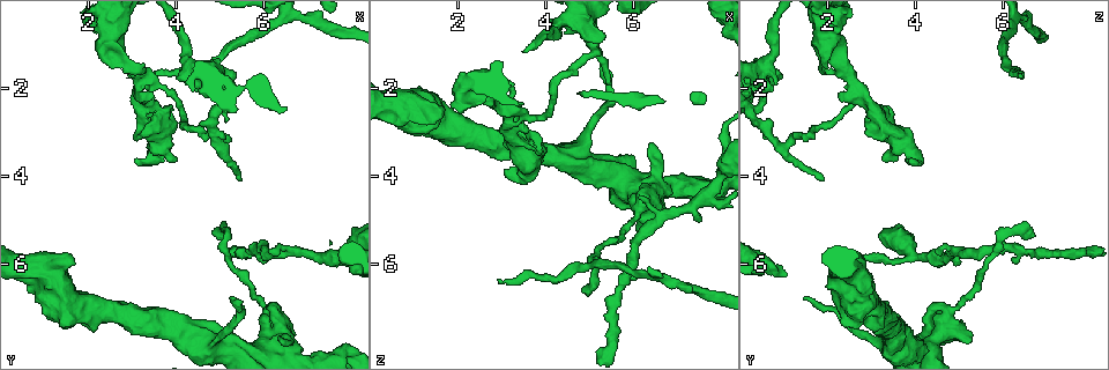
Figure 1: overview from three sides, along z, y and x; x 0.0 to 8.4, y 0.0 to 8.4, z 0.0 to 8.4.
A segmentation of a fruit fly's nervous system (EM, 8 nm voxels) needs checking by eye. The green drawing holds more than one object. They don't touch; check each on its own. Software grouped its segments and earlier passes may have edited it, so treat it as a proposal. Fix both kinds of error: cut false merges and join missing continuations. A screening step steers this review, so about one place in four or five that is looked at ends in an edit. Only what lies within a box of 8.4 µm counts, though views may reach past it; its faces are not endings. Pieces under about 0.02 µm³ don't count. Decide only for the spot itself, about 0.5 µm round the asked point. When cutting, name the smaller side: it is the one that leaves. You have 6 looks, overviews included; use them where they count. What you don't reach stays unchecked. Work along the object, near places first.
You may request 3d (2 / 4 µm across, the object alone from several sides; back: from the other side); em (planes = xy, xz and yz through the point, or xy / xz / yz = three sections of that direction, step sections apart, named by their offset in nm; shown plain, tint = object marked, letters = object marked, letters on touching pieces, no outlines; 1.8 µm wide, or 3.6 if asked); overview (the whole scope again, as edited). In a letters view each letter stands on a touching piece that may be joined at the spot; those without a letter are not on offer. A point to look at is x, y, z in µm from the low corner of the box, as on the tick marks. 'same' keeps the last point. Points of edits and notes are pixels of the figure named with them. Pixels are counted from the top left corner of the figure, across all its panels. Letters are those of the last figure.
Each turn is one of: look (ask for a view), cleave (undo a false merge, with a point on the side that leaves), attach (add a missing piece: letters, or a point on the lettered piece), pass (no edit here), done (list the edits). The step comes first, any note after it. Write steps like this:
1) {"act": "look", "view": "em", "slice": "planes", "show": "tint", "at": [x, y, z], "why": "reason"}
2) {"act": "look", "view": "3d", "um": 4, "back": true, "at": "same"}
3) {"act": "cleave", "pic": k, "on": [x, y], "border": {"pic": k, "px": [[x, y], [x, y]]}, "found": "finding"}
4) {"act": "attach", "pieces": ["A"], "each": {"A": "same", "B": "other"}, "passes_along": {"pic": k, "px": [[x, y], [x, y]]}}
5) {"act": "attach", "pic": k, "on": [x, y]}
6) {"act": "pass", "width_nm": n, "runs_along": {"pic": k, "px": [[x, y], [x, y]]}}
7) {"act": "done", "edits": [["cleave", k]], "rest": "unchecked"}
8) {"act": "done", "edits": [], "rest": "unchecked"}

{"act": "look", "view": "3d", "um": 4, "at": [3.10, 1.70, 2.50], "why": "sudden change in width"}

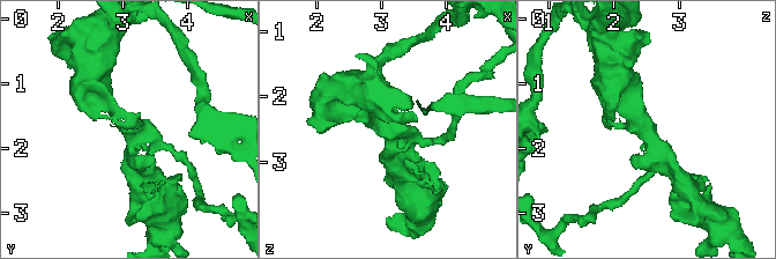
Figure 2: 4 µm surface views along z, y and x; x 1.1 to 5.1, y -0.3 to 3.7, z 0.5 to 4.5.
{"act": "look", "view": "em", "slice": "planes", "show": "letters", "at": [3.10, 1.65, 2.45]}

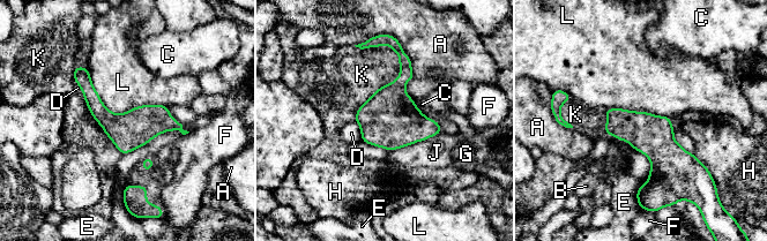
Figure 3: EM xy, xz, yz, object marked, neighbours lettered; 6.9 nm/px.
{"act": "pass", "width_nm": 260, "each": {"A": "other", "B": "other", "C": "other", "D": "other", "E": "other", "F": "other", "G": "other", "H": "other", "J": "other", "K": "other", "L": "other"}, "border": {"pic": 3, "px": [[88, 68], [114, 113], [168, 106]]}, "found": "all the same neuron"}

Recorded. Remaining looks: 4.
{"act": "look", "view": "em", "um": 3.6, "slice": "yz", "step": 16, "show": "letters", "at": [6.35, 7.80, 4.35], "why": "sudden change in width"}

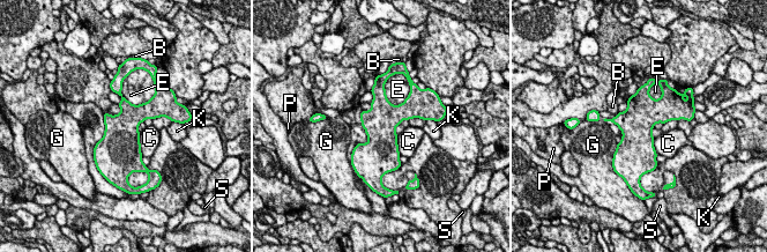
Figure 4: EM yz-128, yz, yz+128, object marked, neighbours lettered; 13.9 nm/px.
{"act": "pass", "each": {"B": "other", "C": "other", "E": "other", "G": "other", "K": "other", "P": "other", "S": "other"}, "border": {"pic": 4, "px": [[139, 133], [140, 153], [142, 155]]}, "found": "all the same neuron"}

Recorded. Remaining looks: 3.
{"act": "look", "view": "em", "slice": "planes", "show": "letters", "at": [4.85, 5.35, 6.60], "why": "end of a long branch"}

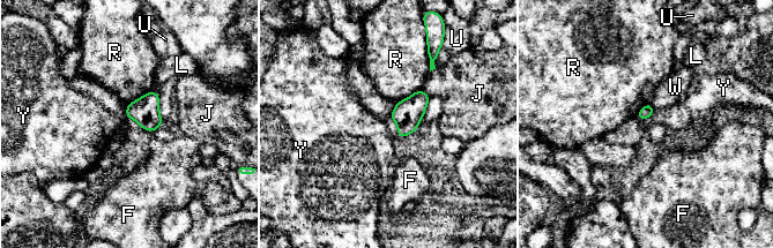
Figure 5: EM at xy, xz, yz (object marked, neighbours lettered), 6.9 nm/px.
{"act": "pass", "each": {"F": "other", "J": "other", "L": "other", "R": "other", "U": "other", "W": "other", "Y": "other"}, "border": {"pic": 5, "px": [[654, 110], [651, 115]]}, "found": "none of them fits"}

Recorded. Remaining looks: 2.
{"act": "done", "edits": [], "rest": "unchecked"}

